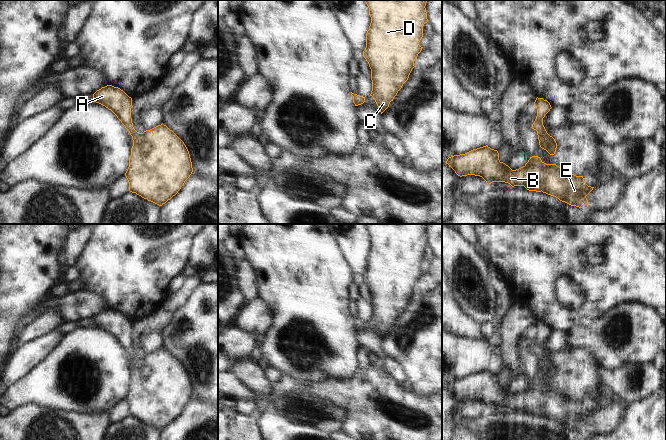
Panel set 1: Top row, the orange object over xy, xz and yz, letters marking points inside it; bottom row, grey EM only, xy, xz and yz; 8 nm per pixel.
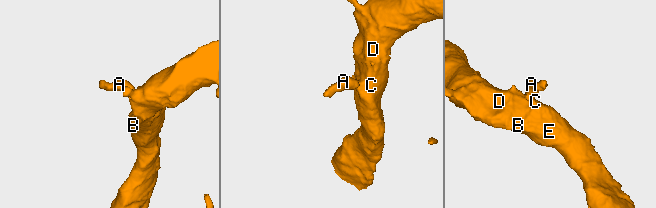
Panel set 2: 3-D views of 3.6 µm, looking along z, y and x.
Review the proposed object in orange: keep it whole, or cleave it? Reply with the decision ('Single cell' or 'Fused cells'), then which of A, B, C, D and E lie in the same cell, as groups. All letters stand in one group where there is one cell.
Single cell. Groups: A B C D E.

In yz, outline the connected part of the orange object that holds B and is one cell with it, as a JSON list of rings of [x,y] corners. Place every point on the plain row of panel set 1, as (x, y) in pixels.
[[[488,369],[473,373],[465,378],[451,380],[447,383],[446,388],[460,401],[475,399],[482,401],[488,409],[492,406],[505,406],[512,411],[524,410],[529,415],[542,415],[558,422],[562,426],[579,432],[588,431],[586,420],[594,412],[585,407],[583,400],[576,400],[556,388],[546,388],[538,380],[530,381],[523,391],[512,394],[508,389],[499,384],[498,375],[491,373]]]

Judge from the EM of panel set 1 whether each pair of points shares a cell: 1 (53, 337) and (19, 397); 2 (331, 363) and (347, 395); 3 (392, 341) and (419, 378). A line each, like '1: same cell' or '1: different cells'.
1: different cells
2: different cells
3: same cell

